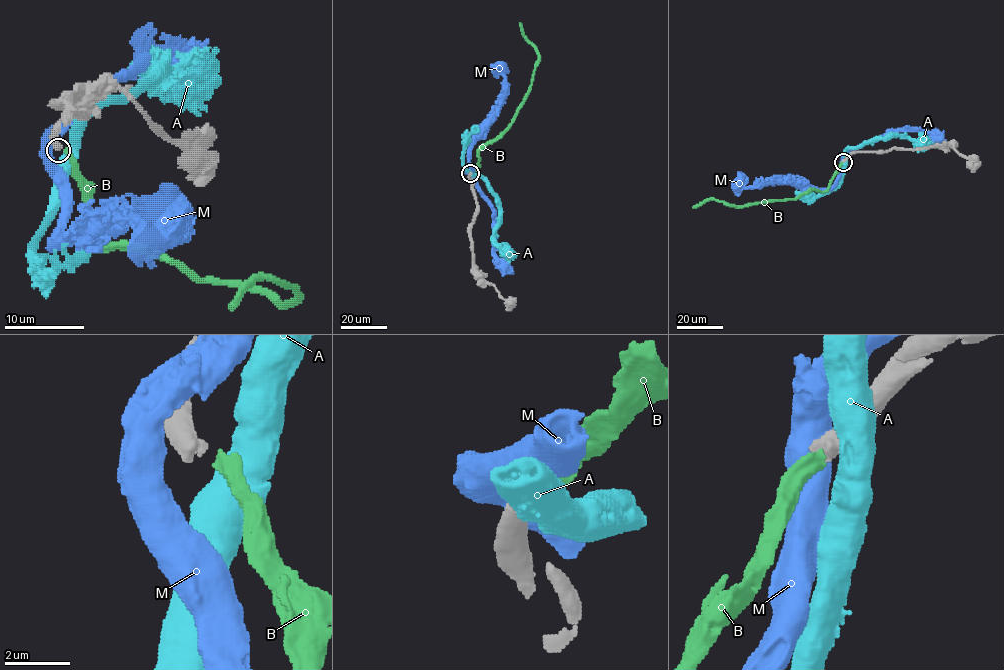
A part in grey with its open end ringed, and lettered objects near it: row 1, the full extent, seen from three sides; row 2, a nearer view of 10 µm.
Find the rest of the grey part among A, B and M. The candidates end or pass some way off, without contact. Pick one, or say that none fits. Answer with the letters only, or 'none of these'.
none of these

